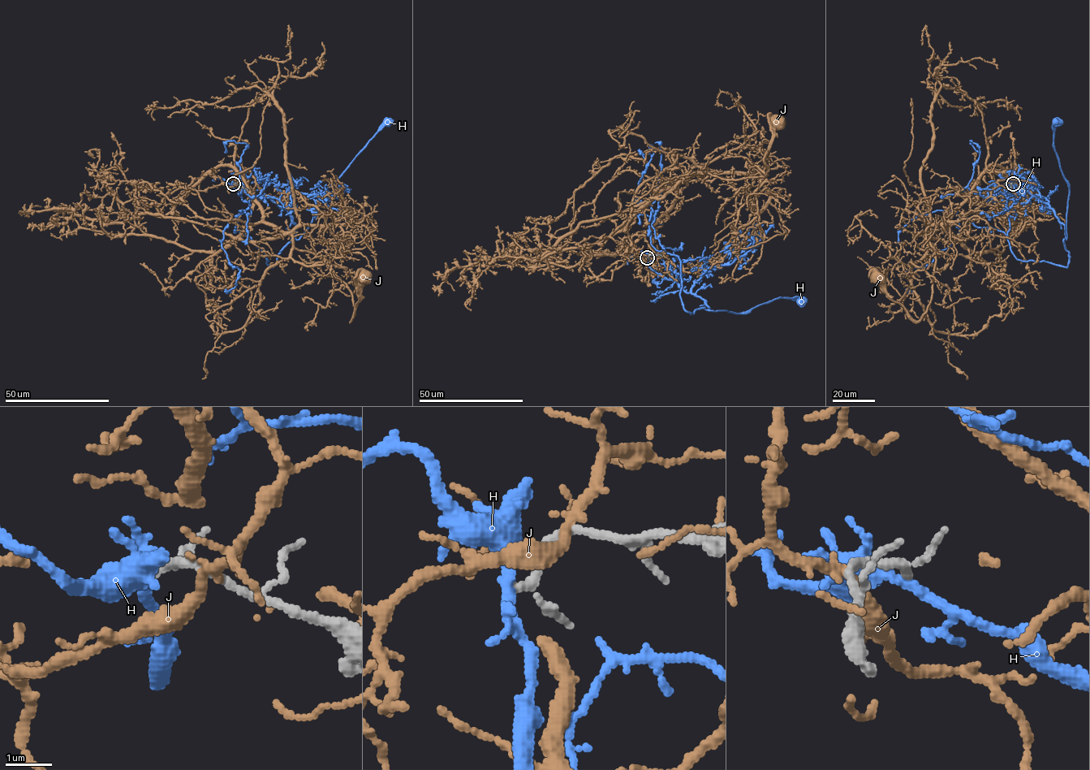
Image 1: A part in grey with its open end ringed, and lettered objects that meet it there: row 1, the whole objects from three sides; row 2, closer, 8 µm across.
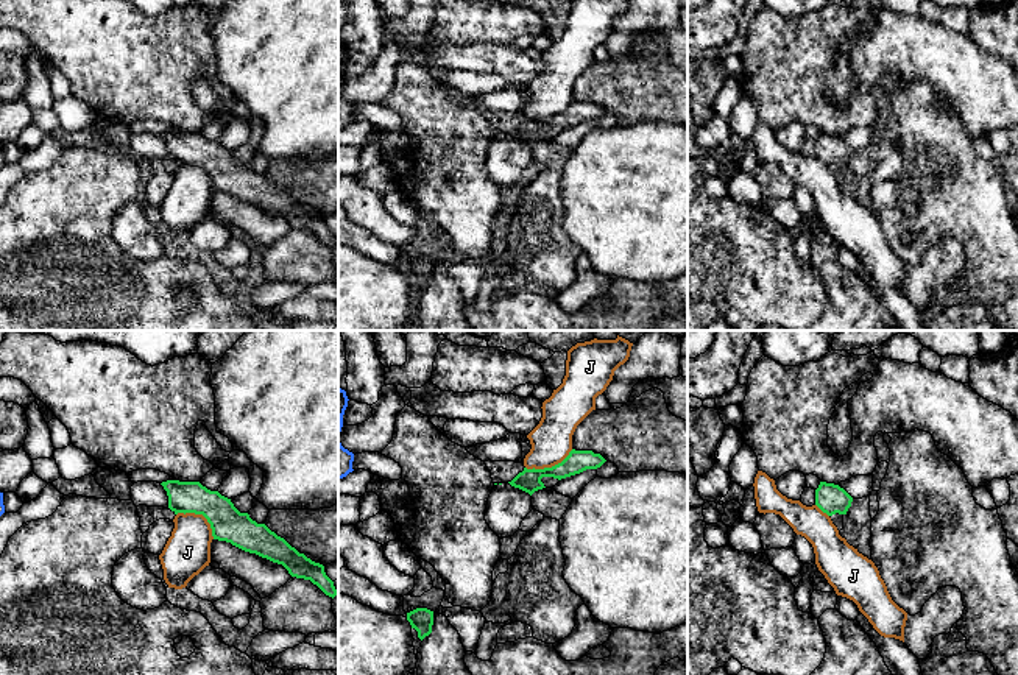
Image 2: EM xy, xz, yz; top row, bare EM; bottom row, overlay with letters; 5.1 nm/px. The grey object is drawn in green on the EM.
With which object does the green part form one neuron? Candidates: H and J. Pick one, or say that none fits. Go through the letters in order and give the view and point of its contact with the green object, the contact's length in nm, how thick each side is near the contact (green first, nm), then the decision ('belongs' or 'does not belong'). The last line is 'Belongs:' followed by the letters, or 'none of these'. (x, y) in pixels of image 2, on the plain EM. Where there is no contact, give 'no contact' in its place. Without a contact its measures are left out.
H: no contact | belongs
J: xy (201, 164) | 240 nm | 180/240 nm | does not belong
Belongs: H

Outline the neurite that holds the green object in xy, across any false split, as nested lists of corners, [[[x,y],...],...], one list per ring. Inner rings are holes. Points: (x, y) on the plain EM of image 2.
[[[167,131],[161,136],[167,142],[168,159],[175,165],[203,165],[210,175],[214,190],[282,215],[292,228],[310,231],[332,249],[338,245],[323,215],[299,204],[265,175],[253,171],[248,164],[240,164],[231,150],[218,142],[210,142],[200,133]]]

